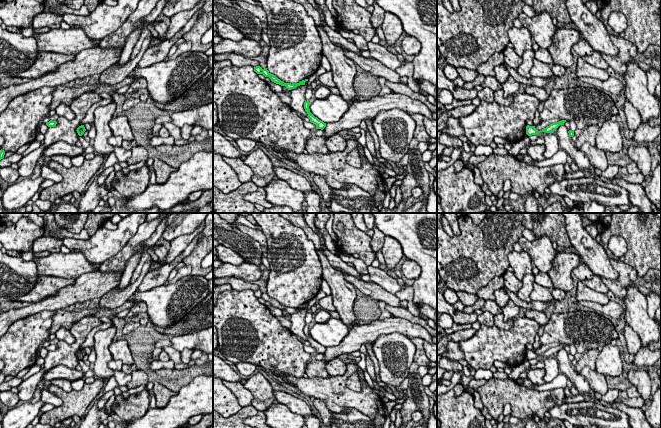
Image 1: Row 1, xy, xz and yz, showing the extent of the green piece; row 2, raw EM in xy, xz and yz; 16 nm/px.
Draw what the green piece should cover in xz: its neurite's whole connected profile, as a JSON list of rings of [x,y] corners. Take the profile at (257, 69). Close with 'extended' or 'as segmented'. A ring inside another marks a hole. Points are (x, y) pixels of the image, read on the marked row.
[[[256,66],[256,67],[254,67],[254,71],[257,74],[263,74],[265,77],[269,77],[272,82],[279,84],[281,86],[285,86],[288,90],[294,89],[300,85],[305,85],[305,82],[308,81],[308,79],[305,79],[305,80],[300,81],[299,83],[292,83],[292,84],[291,83],[284,83],[280,79],[278,79],[275,75],[271,74],[267,70],[267,68],[262,69],[260,66]]] | as segmented

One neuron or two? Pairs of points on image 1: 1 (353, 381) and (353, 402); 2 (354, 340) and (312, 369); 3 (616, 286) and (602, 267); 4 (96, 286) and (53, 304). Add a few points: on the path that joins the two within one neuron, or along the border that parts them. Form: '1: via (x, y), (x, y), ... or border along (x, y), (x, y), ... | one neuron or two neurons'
1: border along (355, 372), (348, 378), (346, 385), (359, 392) | two neurons
2: border along (321, 360), (325, 363) | two neurons
3: border along (609, 259), (612, 267), (618, 274), (615, 280) | two neurons
4: via (85, 288), (64, 298) | one neuron

